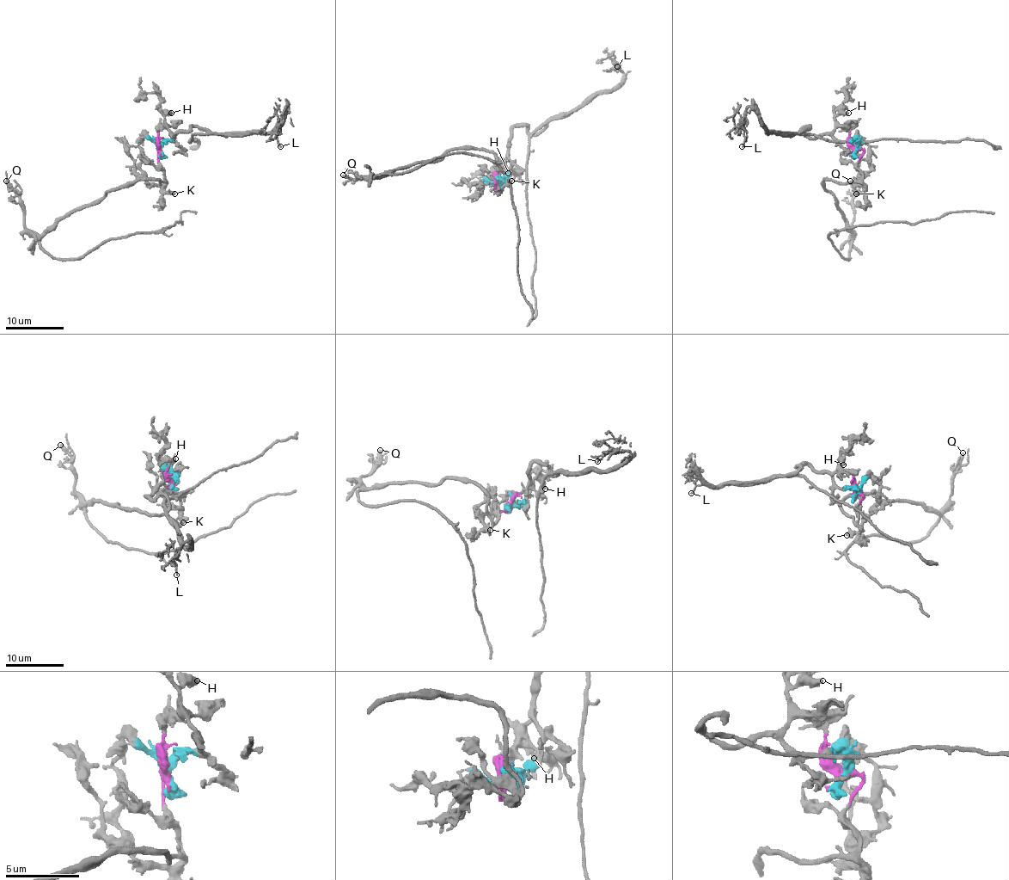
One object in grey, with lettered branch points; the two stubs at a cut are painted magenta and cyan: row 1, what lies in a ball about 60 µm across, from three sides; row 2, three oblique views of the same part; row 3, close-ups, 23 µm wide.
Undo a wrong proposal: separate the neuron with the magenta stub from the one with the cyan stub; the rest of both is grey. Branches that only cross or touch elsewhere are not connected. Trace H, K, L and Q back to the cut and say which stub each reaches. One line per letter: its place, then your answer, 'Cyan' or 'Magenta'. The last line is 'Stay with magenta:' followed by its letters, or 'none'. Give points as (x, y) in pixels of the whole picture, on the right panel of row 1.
H: Place: (848, 113). Cyan
K: Place: (856, 193). Magenta
L: Place: (742, 146). Cyan
Q: Place: (850, 181). Magenta
Stay with magenta: K, Q

